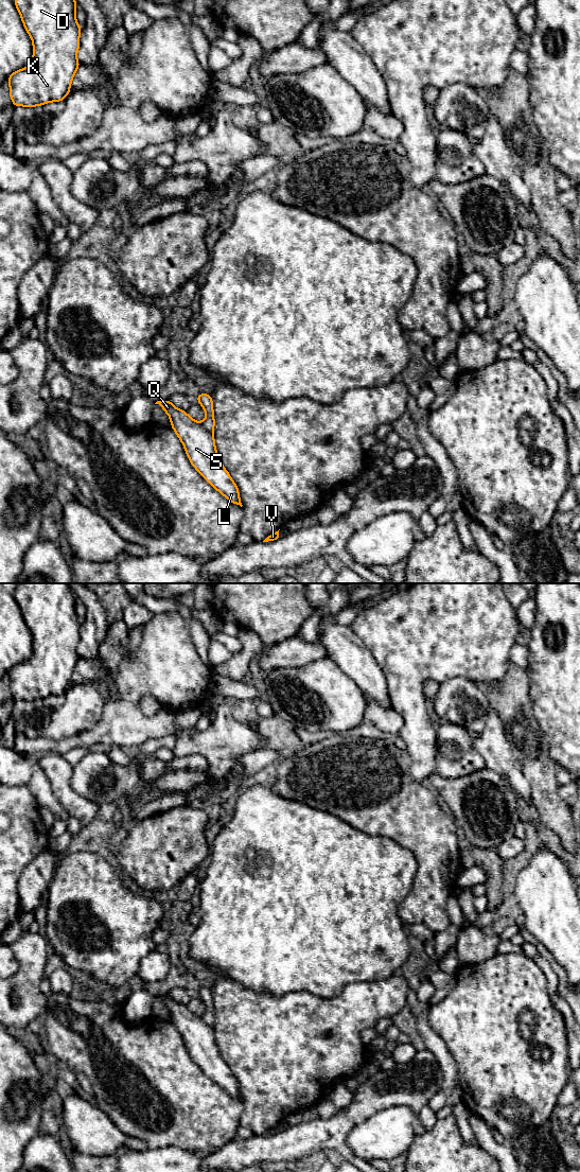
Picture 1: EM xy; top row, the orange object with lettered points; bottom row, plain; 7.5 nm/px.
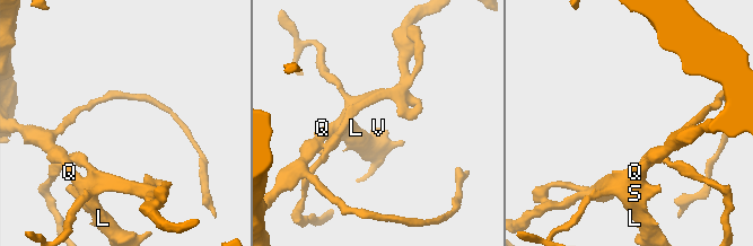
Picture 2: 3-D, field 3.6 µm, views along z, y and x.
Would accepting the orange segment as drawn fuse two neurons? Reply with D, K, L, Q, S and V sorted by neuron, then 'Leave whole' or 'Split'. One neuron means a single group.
Groups: D K L Q S / V. Split

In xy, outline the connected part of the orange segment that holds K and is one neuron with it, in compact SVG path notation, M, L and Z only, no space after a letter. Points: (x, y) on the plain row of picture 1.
M18 583L14 597L28 628L32 632L33 653L27 662L15 665L7 672L13 699L34 701L49 696L60 696L70 687L71 676L81 659L76 651L81 640L81 619L75 613L77 597L69 583Z

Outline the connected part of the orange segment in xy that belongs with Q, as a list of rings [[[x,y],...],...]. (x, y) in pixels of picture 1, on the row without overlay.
[[[170,994],[157,995],[171,1013],[171,1020],[180,1033],[192,1060],[229,1096],[243,1100],[239,1082],[219,1055],[213,1026],[205,1024],[184,1004],[178,1003]]]

